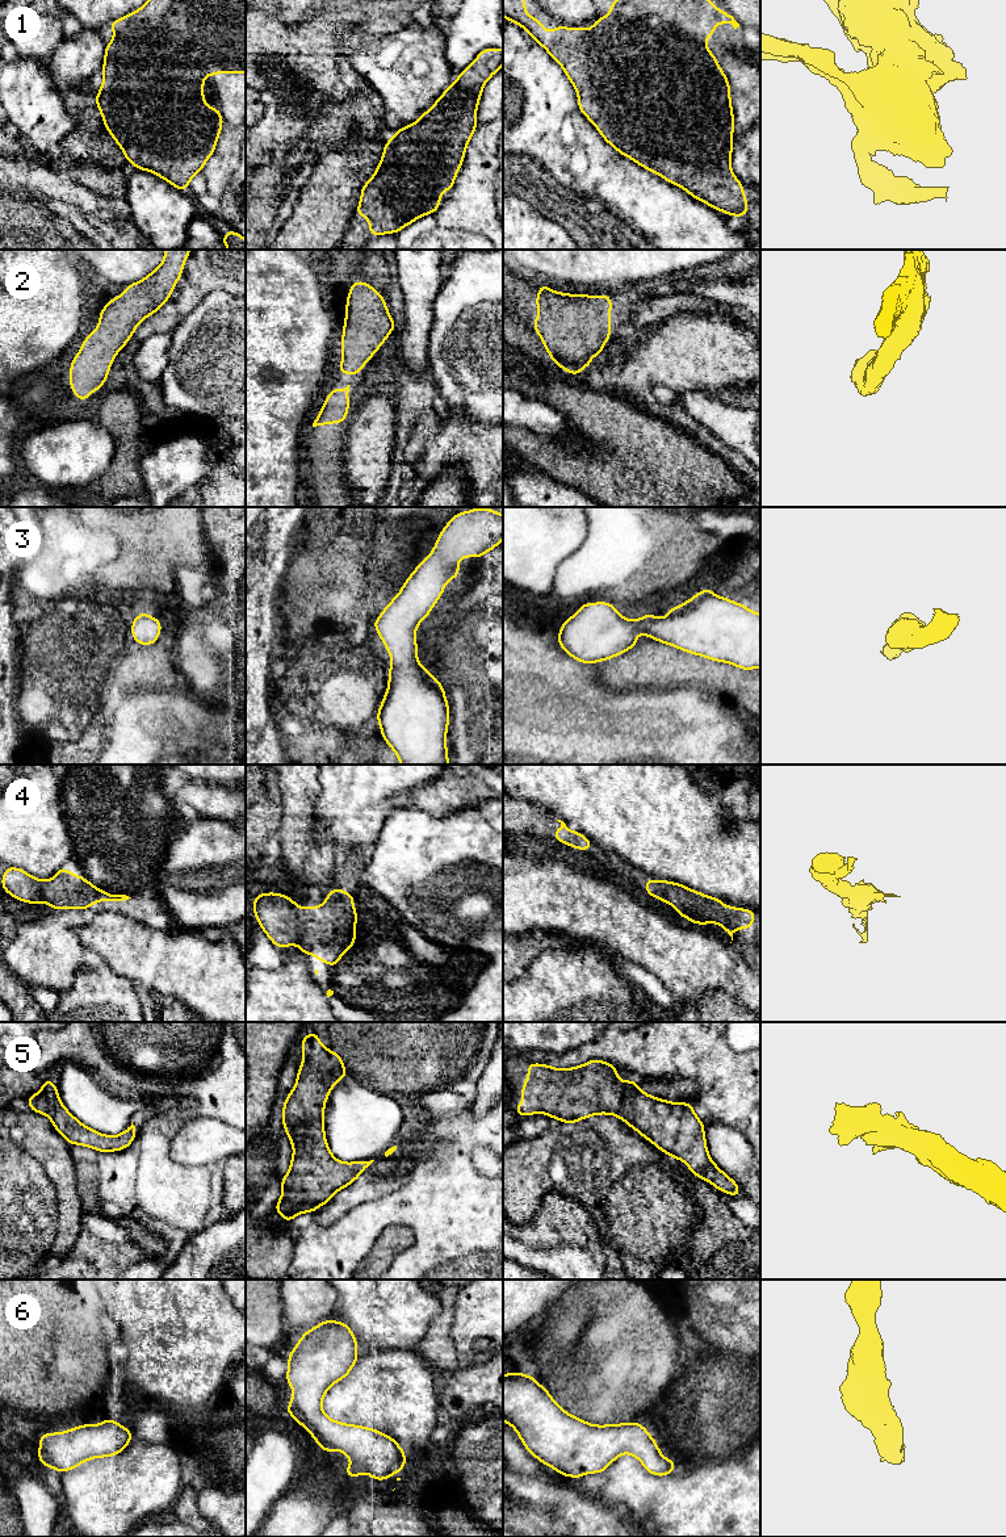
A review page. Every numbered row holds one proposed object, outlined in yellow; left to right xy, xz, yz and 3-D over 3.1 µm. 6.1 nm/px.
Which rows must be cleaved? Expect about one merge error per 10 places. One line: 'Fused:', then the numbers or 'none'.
Fused: none

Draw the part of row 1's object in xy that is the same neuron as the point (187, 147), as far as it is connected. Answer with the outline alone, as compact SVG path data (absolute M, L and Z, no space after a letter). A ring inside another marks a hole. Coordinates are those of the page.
M148 0L109 26L114 38L105 46L104 81L95 97L105 129L122 148L126 162L184 192L213 155L223 123L219 109L204 101L204 78L246 74L246 0Z

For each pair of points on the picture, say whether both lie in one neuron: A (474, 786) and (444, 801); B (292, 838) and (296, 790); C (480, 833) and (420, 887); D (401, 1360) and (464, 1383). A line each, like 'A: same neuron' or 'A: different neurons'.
A: same neuron
B: same neuron
C: same neuron
D: different neurons

